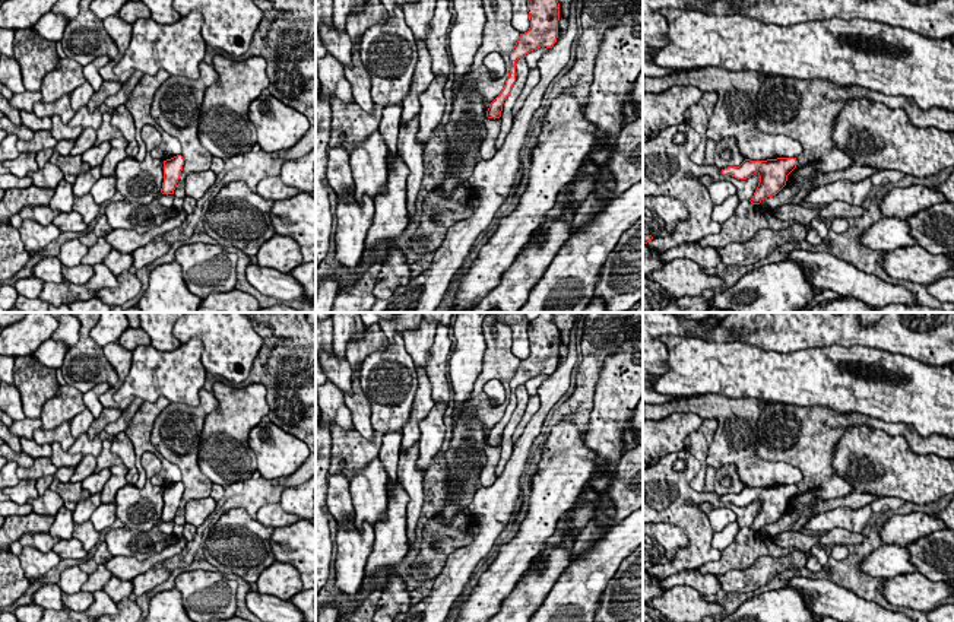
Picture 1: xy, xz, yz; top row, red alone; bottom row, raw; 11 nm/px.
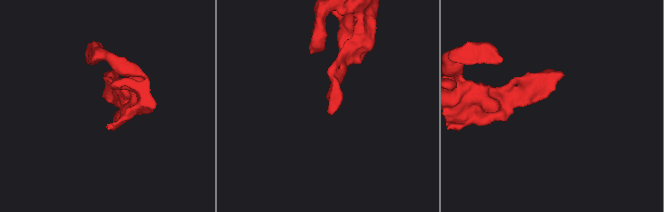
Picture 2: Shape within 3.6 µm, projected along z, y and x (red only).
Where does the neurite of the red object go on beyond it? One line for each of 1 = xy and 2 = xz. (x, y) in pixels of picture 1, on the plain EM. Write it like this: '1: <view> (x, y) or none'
1: none
2: none

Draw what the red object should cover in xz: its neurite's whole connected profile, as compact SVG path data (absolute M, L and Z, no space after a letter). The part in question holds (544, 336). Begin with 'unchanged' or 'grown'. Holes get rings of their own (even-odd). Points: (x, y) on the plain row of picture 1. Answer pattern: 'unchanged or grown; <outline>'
unchanged; M539 312L529 321L527 339L530 355L520 361L513 378L510 380L510 400L501 421L489 431L488 445L500 445L503 431L516 409L516 388L524 385L530 378L541 374L552 375L558 365L560 330L552 320L554 312Z

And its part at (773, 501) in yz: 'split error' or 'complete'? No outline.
complete

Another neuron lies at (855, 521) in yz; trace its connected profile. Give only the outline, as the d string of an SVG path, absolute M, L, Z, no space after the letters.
M863 505L856 511L850 508L836 508L814 515L805 523L804 527L818 533L830 531L833 529L844 529L852 533L862 533L872 514L874 512L869 505Z

